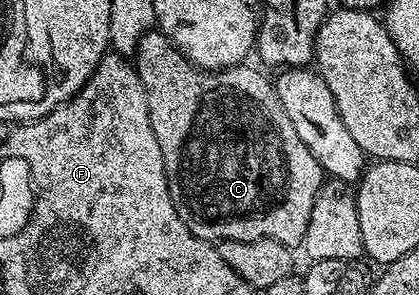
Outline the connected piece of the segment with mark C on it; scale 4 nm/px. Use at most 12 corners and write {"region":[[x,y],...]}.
{"region":[[134,66],[194,237],[296,249],[326,182],[275,86]]}

